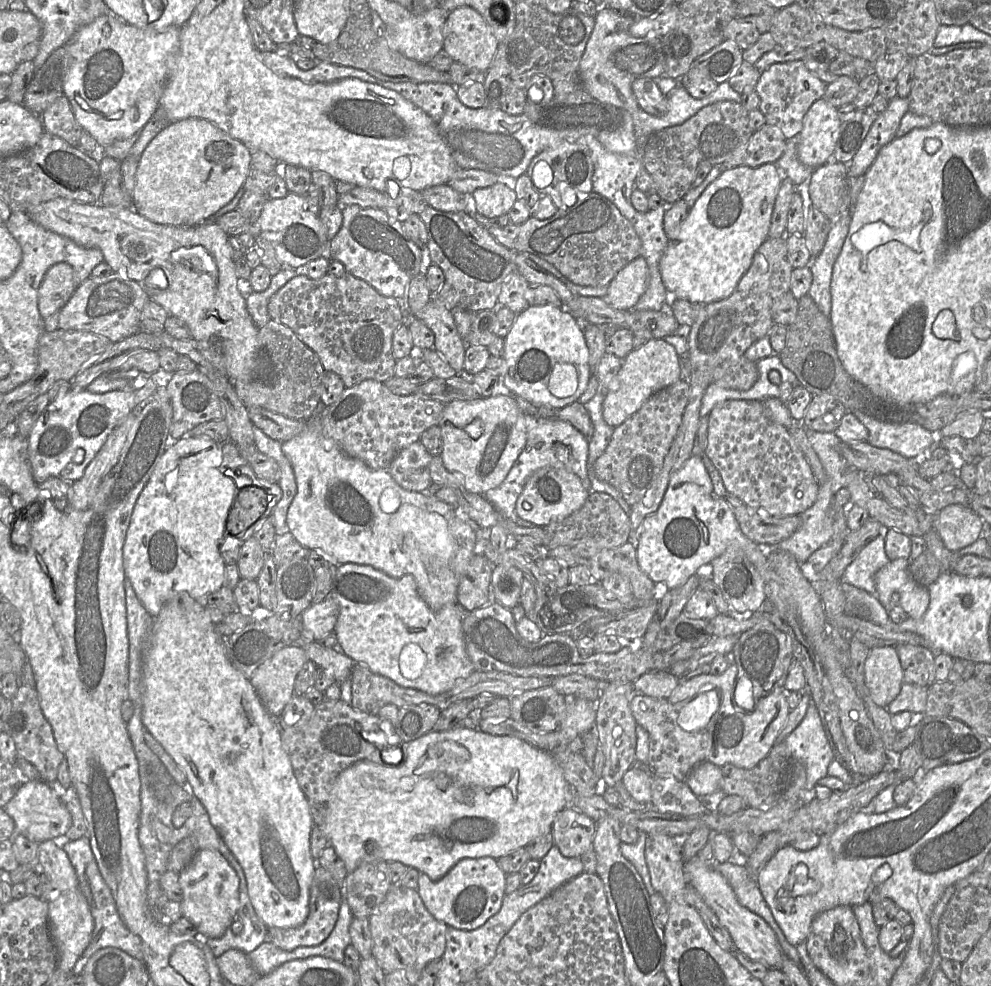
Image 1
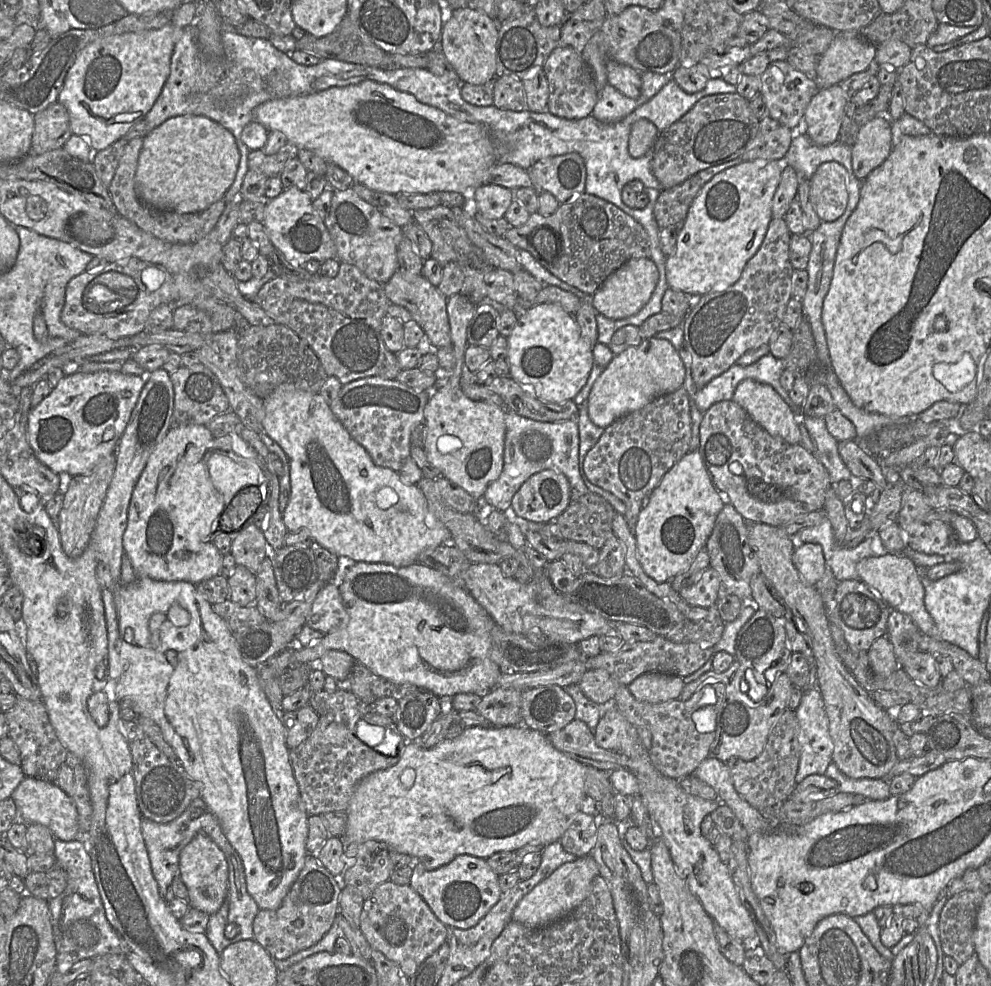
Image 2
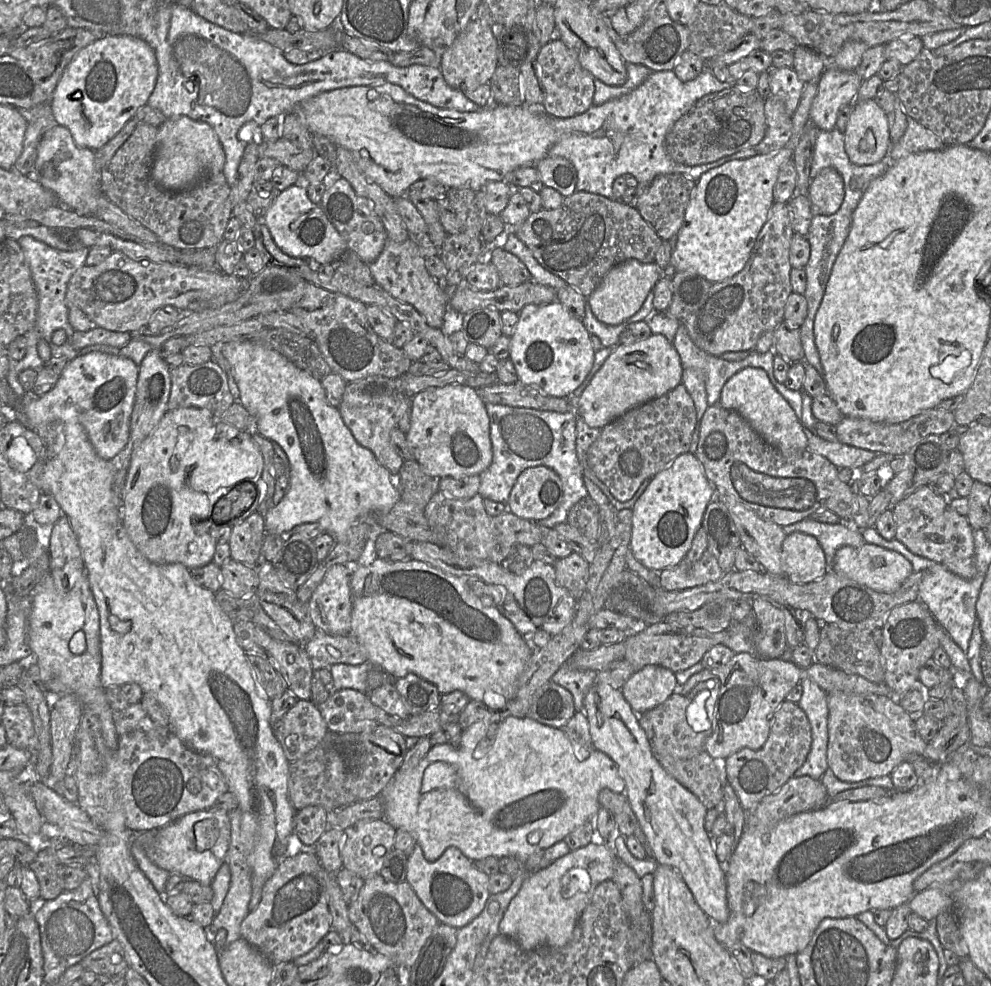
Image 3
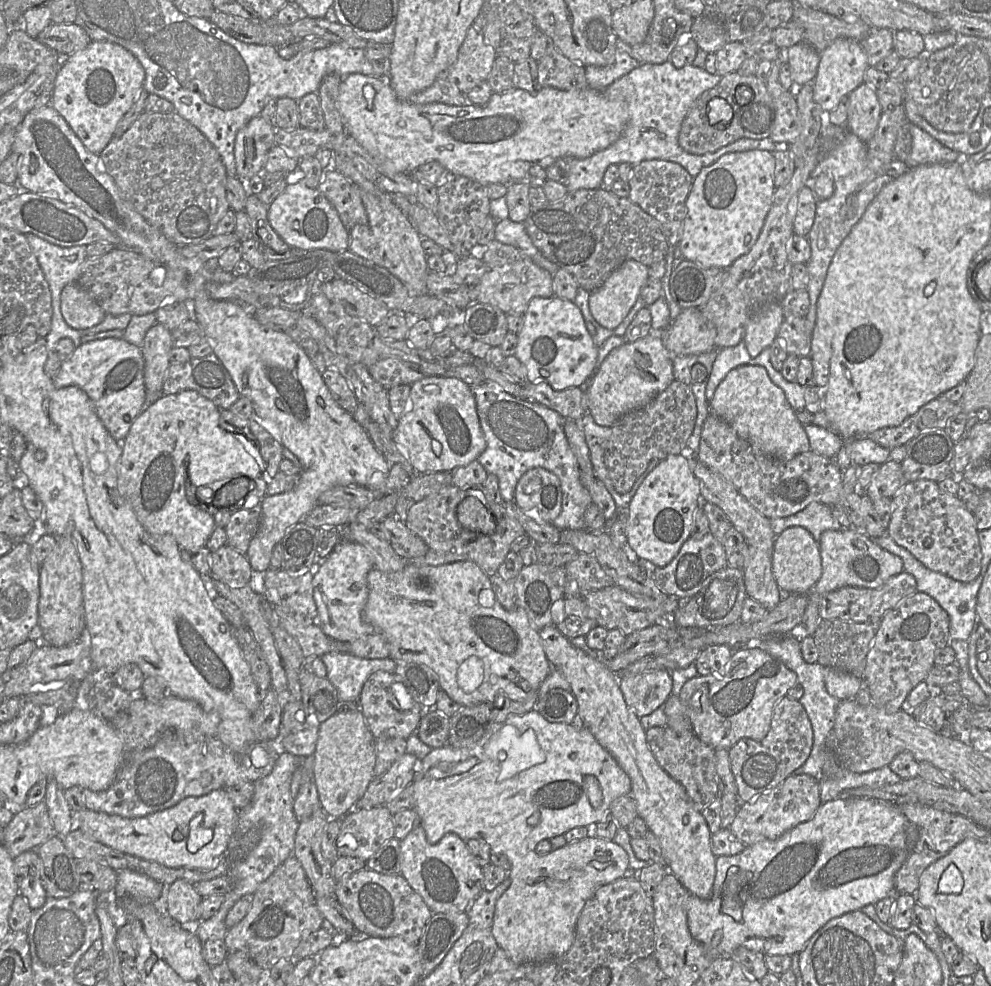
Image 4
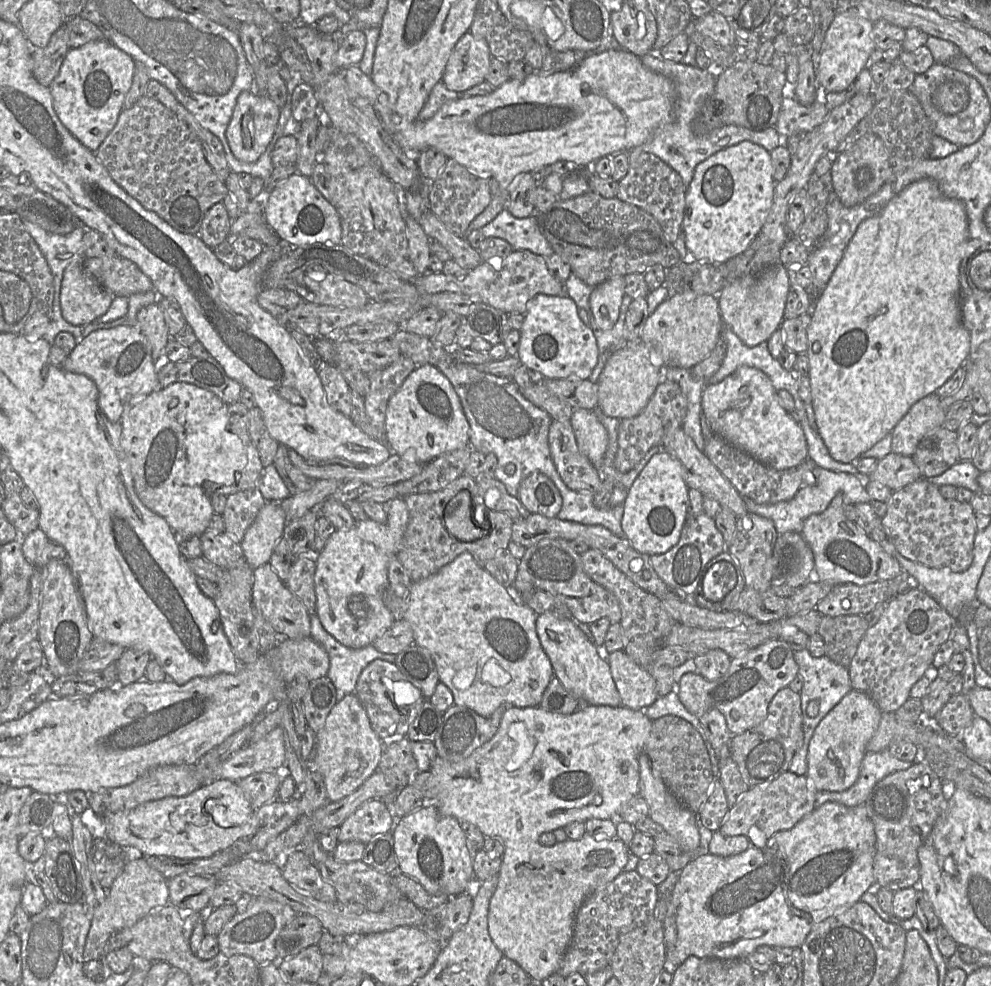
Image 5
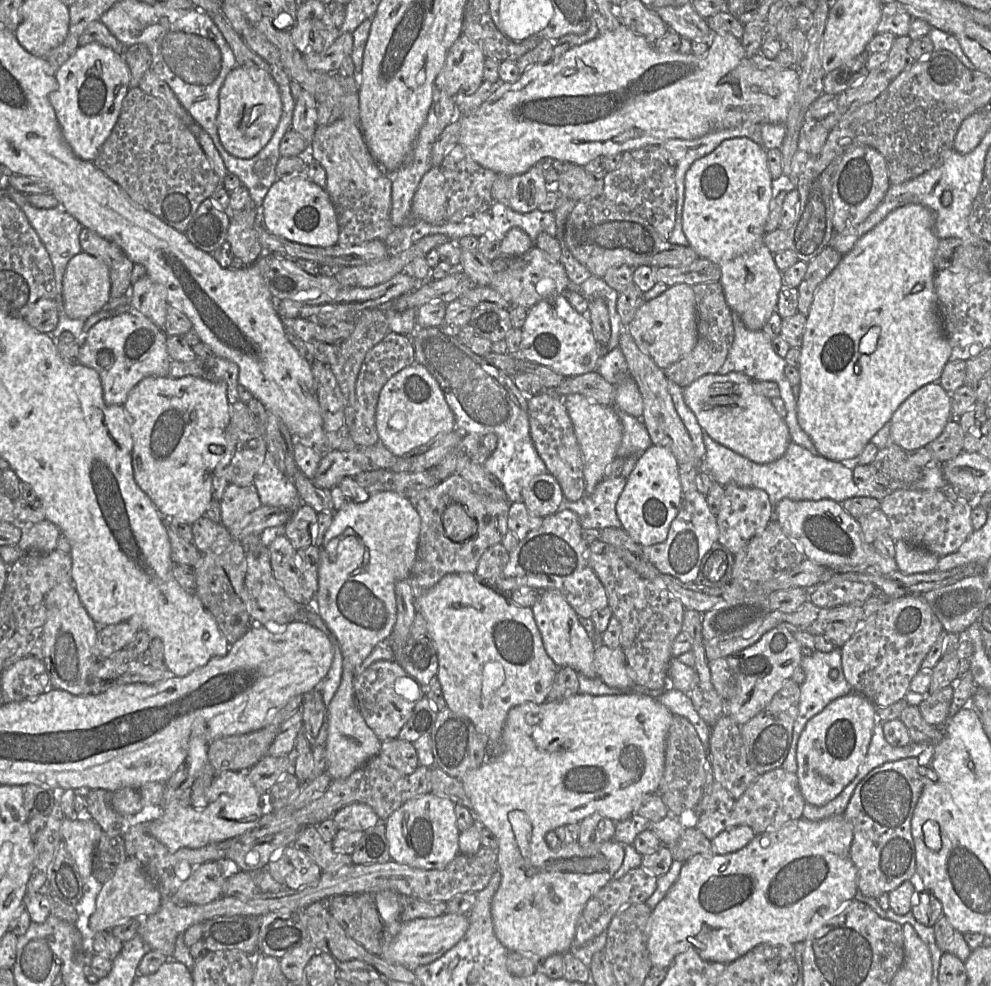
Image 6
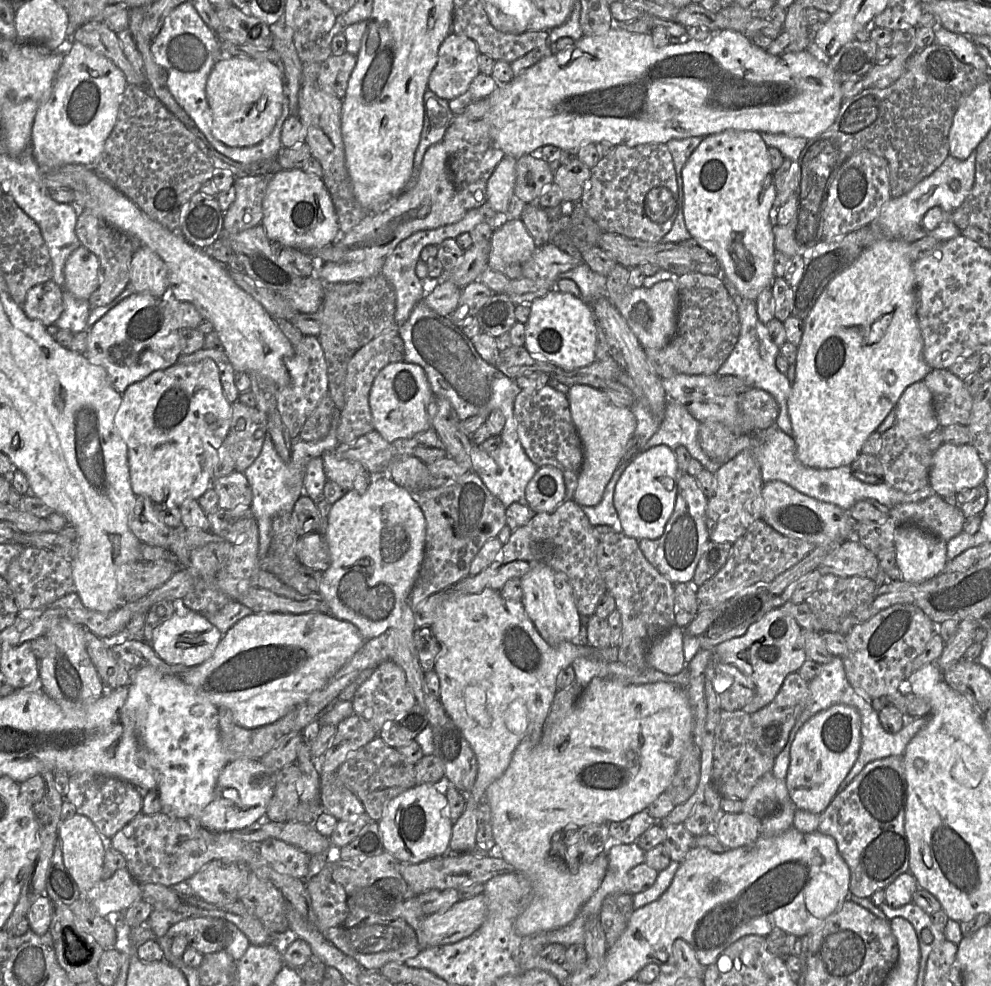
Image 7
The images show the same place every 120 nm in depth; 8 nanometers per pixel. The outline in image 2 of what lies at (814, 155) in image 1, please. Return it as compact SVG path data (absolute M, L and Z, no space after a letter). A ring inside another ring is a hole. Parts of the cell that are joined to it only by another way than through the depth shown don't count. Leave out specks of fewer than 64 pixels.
M839 84L821 88L810 100L804 113L805 131L818 146L838 141L844 109L851 97Z

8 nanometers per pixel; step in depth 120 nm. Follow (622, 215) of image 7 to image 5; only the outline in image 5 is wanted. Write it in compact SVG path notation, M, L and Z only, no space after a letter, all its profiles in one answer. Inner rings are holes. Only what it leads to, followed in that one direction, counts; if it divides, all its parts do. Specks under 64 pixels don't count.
M640 146L633 148L628 152L628 161L628 172L624 178L618 181L616 198L635 205L652 215L660 224L667 240L673 243L682 232L682 222L685 209L687 187L684 185L681 176L656 155L641 150Z

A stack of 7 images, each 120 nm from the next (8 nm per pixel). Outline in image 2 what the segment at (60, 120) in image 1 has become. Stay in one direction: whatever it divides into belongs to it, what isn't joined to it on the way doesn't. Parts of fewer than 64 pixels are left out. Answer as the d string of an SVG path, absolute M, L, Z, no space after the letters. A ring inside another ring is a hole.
M59 102L33 114L34 131L31 140L31 154L43 154L60 148L73 134L70 129L67 109Z

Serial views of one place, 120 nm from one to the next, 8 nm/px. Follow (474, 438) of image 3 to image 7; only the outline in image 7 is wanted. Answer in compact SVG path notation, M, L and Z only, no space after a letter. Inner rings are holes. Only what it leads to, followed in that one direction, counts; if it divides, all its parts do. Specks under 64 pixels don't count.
M406 361L385 366L375 377L370 393L369 407L374 429L388 442L410 438L431 427L427 407L433 398L424 369Z

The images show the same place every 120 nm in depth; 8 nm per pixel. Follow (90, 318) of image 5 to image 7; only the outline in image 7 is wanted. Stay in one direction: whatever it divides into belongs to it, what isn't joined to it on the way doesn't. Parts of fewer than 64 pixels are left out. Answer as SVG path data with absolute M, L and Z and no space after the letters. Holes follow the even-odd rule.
M80 245L66 260L64 290L80 300L88 300L99 286L100 264L98 257Z

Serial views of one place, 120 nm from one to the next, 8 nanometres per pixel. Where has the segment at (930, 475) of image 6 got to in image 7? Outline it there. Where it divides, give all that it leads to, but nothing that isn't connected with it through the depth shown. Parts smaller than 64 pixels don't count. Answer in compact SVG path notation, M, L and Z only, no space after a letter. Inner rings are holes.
M775 424L756 432L754 435L739 436L731 444L727 455L723 459L724 463L715 464L715 466L719 467L727 463L743 450L750 450L757 459L764 483L774 480L782 481L805 495L839 506L848 513L856 502L863 499L874 499L891 508L900 503L918 502L935 494L930 484L913 493L902 492L886 483L867 484L855 478L848 465L831 469L807 467L796 457L796 445L793 437L787 435Z

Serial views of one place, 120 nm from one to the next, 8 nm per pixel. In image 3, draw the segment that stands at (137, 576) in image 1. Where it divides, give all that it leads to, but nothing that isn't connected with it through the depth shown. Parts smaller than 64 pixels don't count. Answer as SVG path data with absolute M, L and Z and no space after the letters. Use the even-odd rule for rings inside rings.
M177 408L174 410L167 410L161 418L155 429L137 446L131 455L130 464L126 476L126 482L123 495L123 511L122 522L124 528L139 553L144 556L148 561L155 564L173 564L179 563L184 565L189 570L204 566L213 561L216 539L210 534L210 532L198 533L195 530L195 524L203 520L212 520L212 512L215 503L226 493L228 493L239 482L249 480L256 485L257 497L250 507L251 511L256 511L258 506L265 500L267 495L267 482L263 479L264 462L261 452L254 442L252 436L246 430L239 430L232 425L226 424L220 420L215 420L213 415L207 409L201 408ZM216 432L233 435L235 445L230 442L218 438Z

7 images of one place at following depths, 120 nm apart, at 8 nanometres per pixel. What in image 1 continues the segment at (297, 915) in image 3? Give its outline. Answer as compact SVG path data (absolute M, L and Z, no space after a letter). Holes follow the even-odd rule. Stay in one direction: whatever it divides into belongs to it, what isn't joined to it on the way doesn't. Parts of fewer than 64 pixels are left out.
M321 866L315 868L309 893L309 912L303 924L294 928L269 927L268 941L285 951L300 946L317 946L325 941L332 932L340 909L341 890L334 878Z

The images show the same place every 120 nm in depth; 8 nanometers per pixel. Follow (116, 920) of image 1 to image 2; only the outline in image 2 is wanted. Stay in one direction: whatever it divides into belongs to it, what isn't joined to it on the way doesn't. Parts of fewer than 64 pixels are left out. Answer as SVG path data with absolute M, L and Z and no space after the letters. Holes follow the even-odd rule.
M81 836L72 841L55 839L54 843L57 866L68 876L66 889L59 896L48 900L57 951L56 970L66 970L81 960L109 953L126 956L124 942L106 918L91 856L86 851Z

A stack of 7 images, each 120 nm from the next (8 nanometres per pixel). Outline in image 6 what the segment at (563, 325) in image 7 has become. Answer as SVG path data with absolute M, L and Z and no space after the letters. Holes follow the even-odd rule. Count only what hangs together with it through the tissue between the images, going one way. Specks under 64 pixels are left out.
M564 295L535 304L529 309L521 329L519 353L524 359L547 366L565 378L596 370L599 354L592 325L572 307Z

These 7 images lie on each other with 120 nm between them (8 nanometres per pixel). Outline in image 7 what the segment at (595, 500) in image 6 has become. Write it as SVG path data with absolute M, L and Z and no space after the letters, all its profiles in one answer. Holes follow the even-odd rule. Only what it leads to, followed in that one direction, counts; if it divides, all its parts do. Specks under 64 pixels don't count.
M622 461L614 471L608 482L602 500L595 506L581 506L592 526L608 525L613 527L613 531L622 531L617 511L614 507L613 496L616 484L623 471L631 461Z

